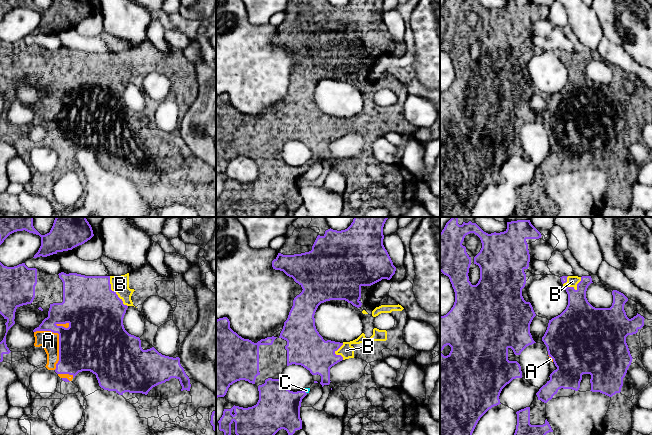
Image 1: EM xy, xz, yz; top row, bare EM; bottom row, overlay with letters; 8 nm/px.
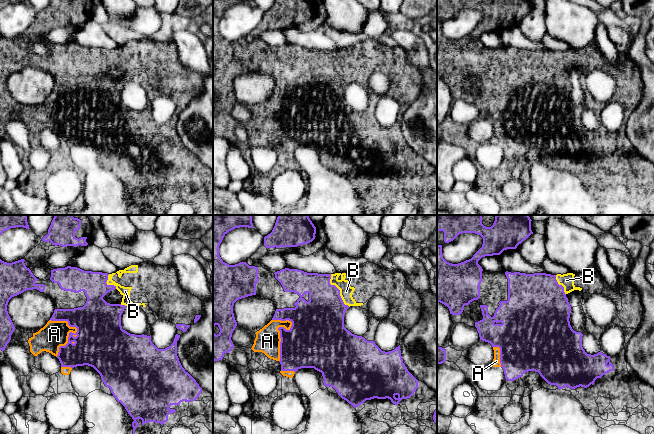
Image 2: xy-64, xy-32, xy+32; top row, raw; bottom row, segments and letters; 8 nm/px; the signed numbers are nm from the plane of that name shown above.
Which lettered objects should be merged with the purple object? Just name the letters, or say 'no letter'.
A, B, C

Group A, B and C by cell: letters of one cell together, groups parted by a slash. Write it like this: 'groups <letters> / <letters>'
groups A B C

